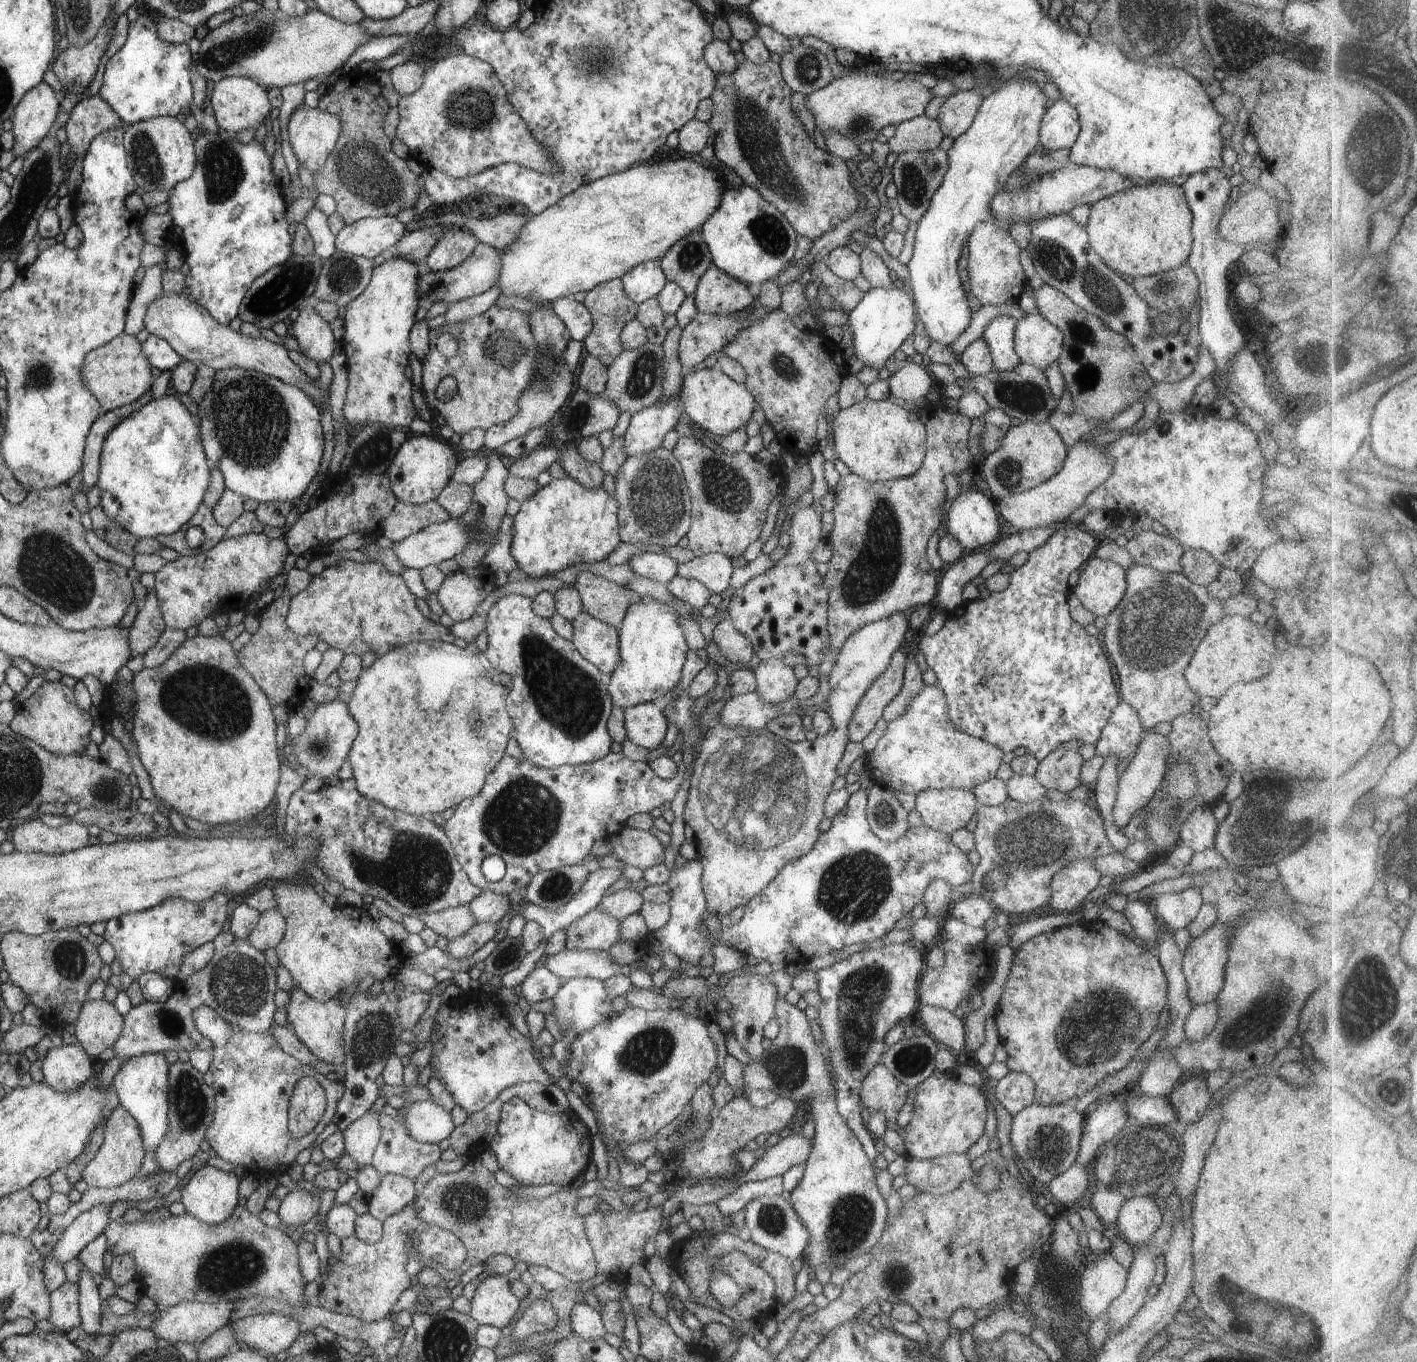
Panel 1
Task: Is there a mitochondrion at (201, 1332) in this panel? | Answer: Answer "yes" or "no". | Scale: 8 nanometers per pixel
no

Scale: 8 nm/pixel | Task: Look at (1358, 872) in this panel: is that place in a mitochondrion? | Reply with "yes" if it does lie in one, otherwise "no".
no

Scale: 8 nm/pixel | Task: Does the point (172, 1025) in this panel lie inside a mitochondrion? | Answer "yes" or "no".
yes

